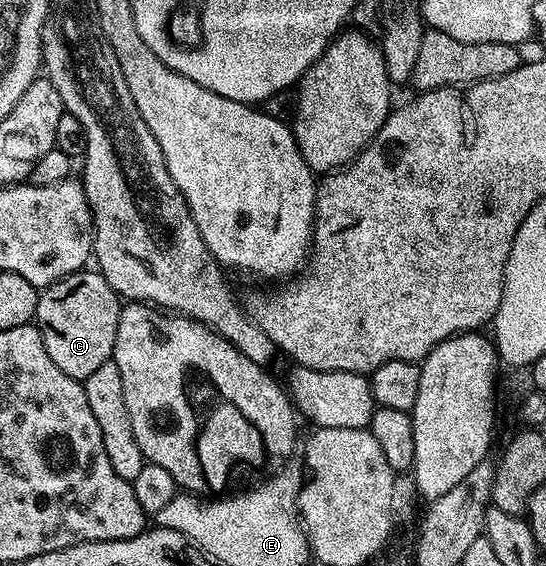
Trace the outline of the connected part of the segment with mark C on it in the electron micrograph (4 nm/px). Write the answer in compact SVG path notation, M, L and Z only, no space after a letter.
M79 271L48 285L38 294L36 324L52 363L75 381L85 381L100 363L111 360L116 327L122 314L120 298L97 271Z

